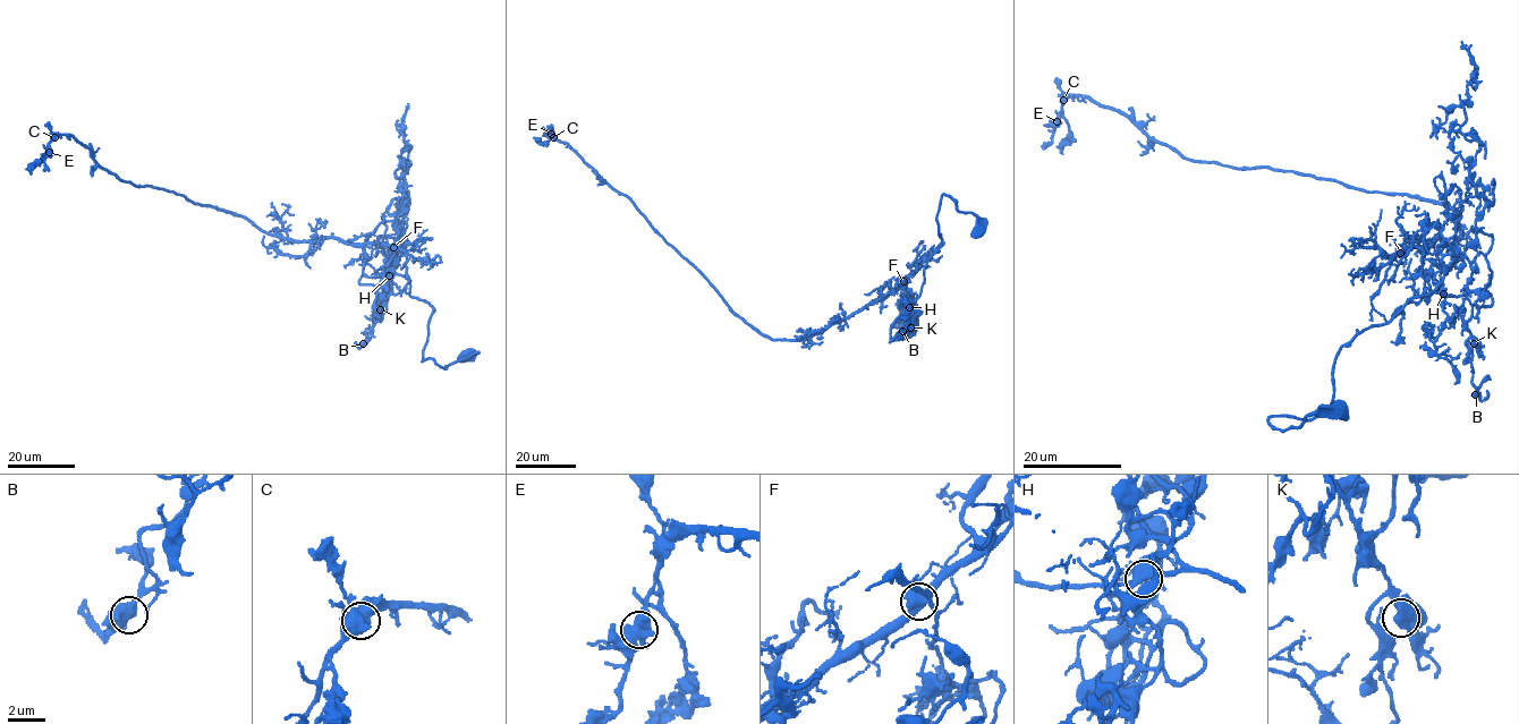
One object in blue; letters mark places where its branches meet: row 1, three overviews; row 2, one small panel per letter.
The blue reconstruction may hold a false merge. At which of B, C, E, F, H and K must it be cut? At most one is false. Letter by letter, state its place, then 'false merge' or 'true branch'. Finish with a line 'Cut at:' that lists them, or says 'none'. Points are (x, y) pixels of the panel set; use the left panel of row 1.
B: at (363, 343); true branch
C: at (54, 137); true branch
E: at (49, 152); true branch
F: at (393, 247); false merge
H: at (389, 275); true branch
K: at (380, 309); true branch
Cut at: F

